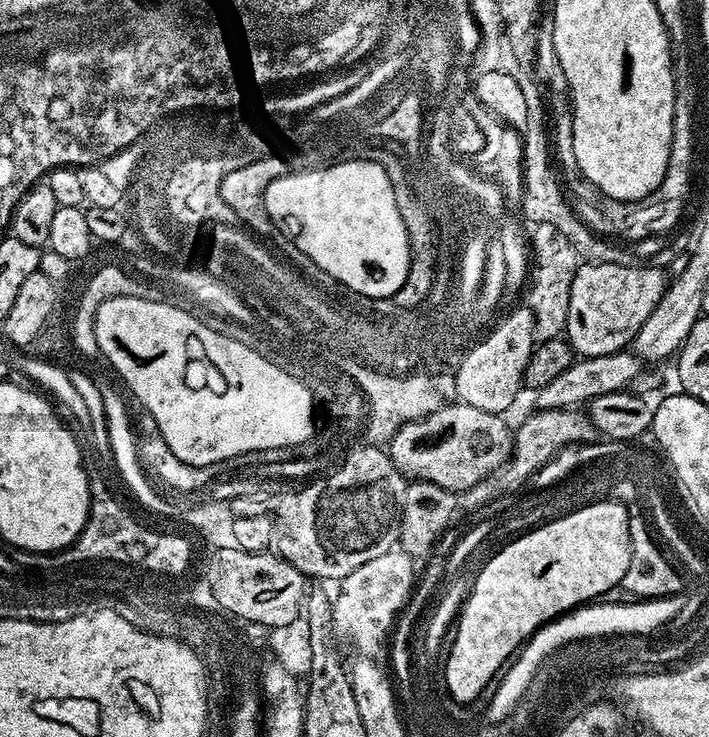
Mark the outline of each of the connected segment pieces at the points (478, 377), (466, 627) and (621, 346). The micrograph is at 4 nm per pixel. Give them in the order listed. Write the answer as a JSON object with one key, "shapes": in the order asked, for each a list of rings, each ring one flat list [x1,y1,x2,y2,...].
{"shapes":[[[520,306,513,312,511,309,495,321,492,329,493,332,491,330,485,335,480,348,468,357,460,370,460,393,455,395,455,399,478,410,504,414,522,393,526,362,530,362,530,354,537,343,532,311,527,306]],[[612,504,588,508,572,520,560,520,544,532,512,544,504,556,496,556,488,564,472,604,462,605,453,644,447,649,445,682,453,700,468,706,471,700,483,697,505,665,544,625,544,616,552,619,552,612,560,612,560,608,574,609,595,601,604,590,623,581,626,566,630,566,629,519,630,512,620,512]],[[581,263,570,286,566,329,566,339,573,353,583,358,625,351,638,330,642,330,642,322,654,314,654,306,658,306,665,287,666,276,659,267]]]}

